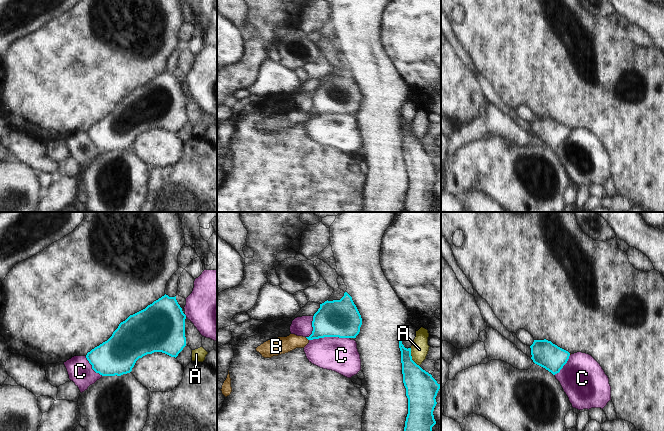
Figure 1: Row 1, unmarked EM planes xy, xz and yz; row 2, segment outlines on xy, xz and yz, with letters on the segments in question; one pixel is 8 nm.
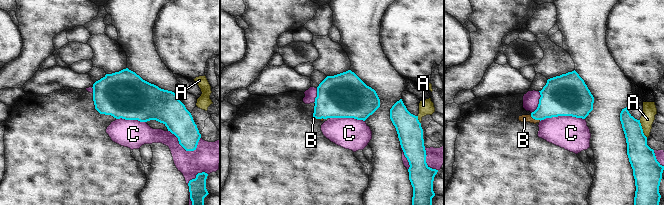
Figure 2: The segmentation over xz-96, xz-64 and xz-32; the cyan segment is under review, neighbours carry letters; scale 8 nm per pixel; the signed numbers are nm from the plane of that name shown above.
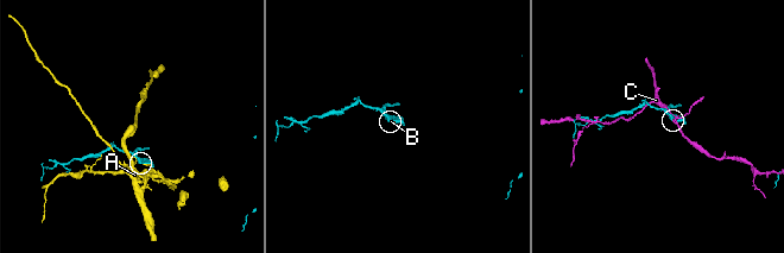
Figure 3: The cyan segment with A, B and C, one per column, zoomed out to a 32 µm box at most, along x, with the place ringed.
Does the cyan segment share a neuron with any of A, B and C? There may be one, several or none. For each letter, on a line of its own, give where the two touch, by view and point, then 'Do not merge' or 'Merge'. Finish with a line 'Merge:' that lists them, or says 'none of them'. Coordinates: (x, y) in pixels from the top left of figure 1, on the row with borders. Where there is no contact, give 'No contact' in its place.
A: Touches cyan at xz (411, 357). Do not merge
B: Touches cyan at xz (307, 338). Merge
C: Touches cyan at xz (329, 336). Do not merge
Merge: B

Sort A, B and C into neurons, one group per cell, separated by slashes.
A / B / C

